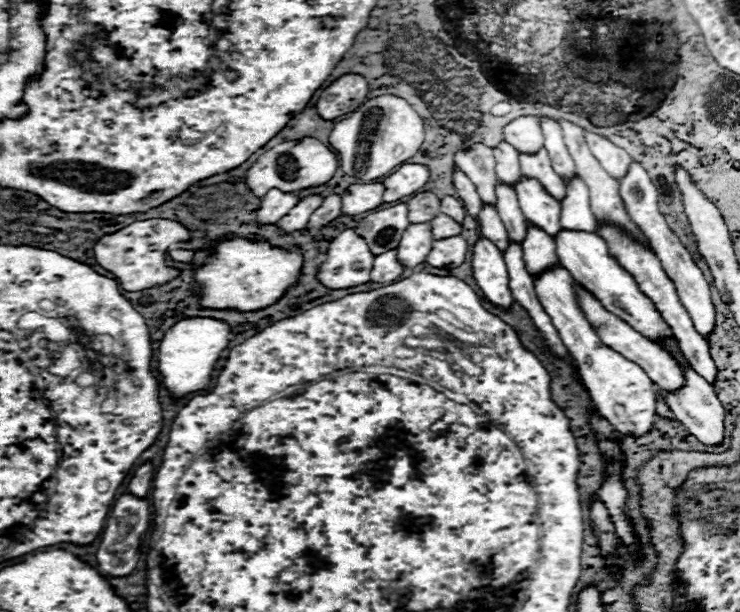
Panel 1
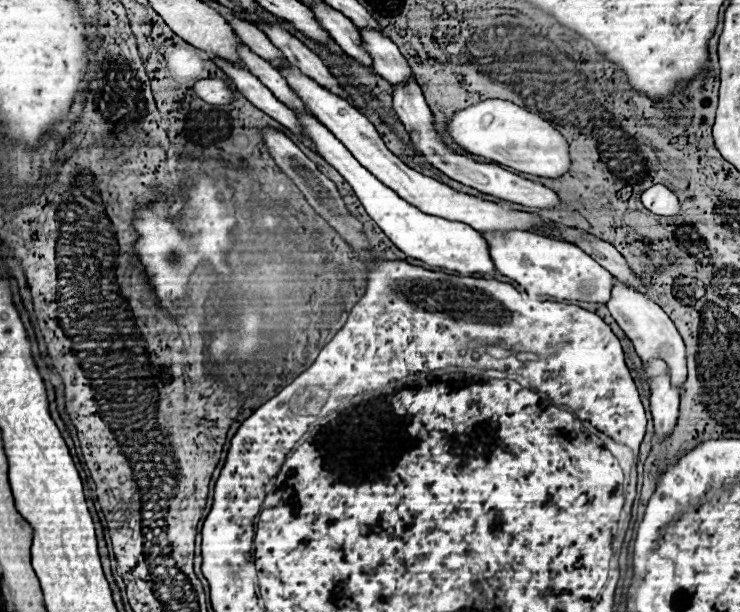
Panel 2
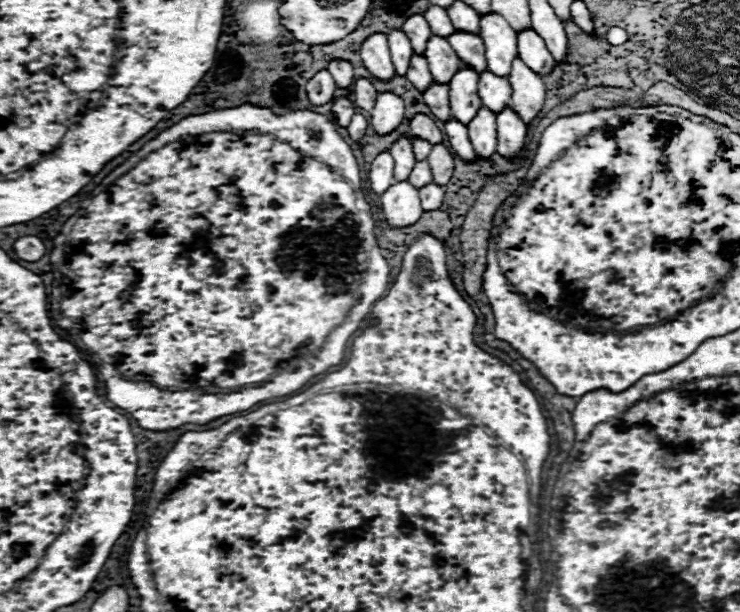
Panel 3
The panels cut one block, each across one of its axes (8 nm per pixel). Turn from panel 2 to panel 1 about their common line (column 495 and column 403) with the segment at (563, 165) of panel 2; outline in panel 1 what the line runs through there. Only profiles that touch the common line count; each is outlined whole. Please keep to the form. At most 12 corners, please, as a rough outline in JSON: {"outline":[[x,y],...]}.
{"outline":[[404,98],[366,100],[330,134],[340,168],[364,182],[424,142]]}

